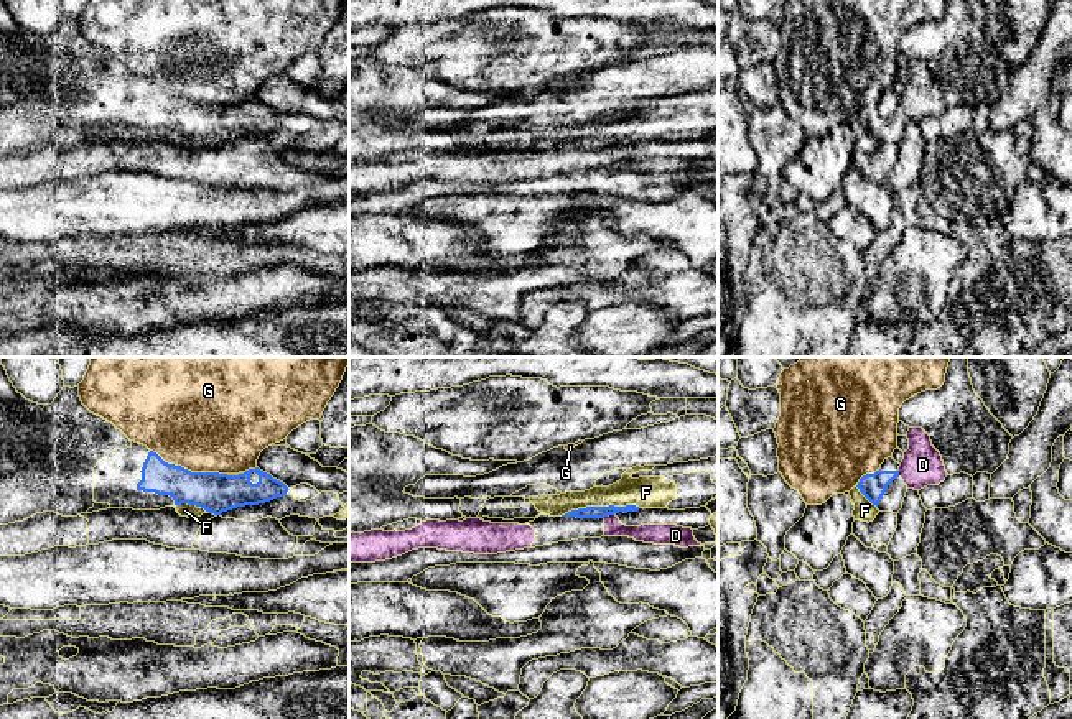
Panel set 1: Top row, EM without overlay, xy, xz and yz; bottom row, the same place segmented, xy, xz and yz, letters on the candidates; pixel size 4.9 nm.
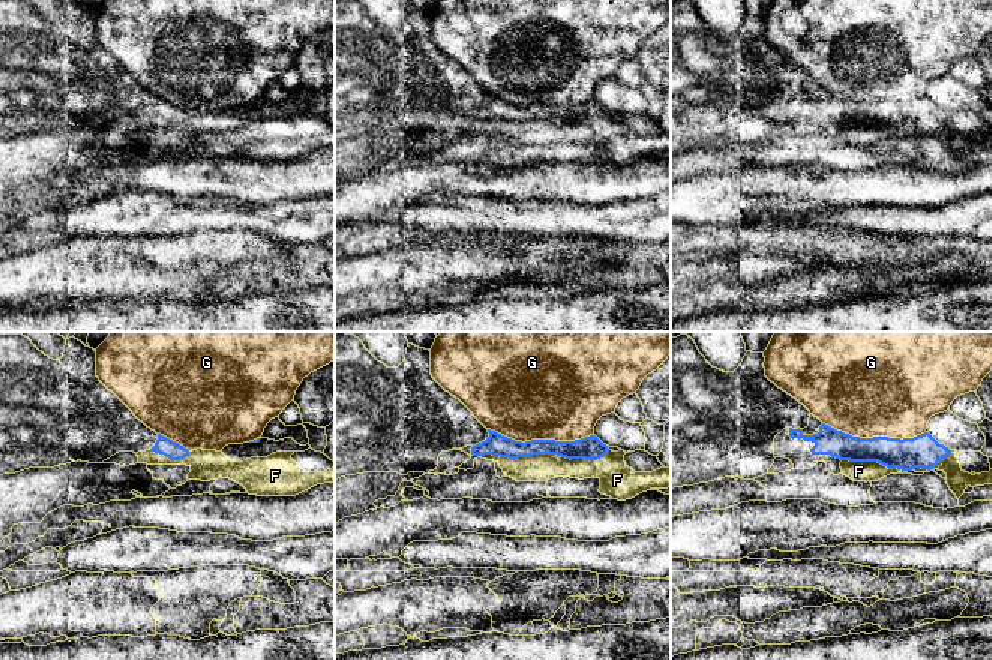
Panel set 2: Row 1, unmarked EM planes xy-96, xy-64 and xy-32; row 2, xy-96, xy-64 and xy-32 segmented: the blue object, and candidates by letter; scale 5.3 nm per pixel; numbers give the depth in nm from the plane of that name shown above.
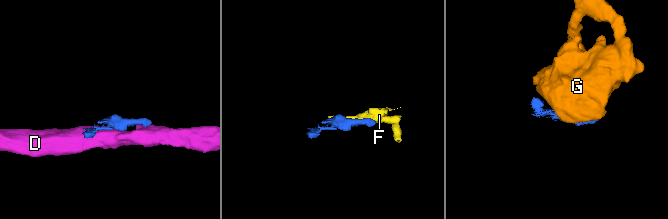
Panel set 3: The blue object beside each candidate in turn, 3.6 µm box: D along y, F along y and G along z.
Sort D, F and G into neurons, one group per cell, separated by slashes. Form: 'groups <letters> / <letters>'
groups D / F / G

